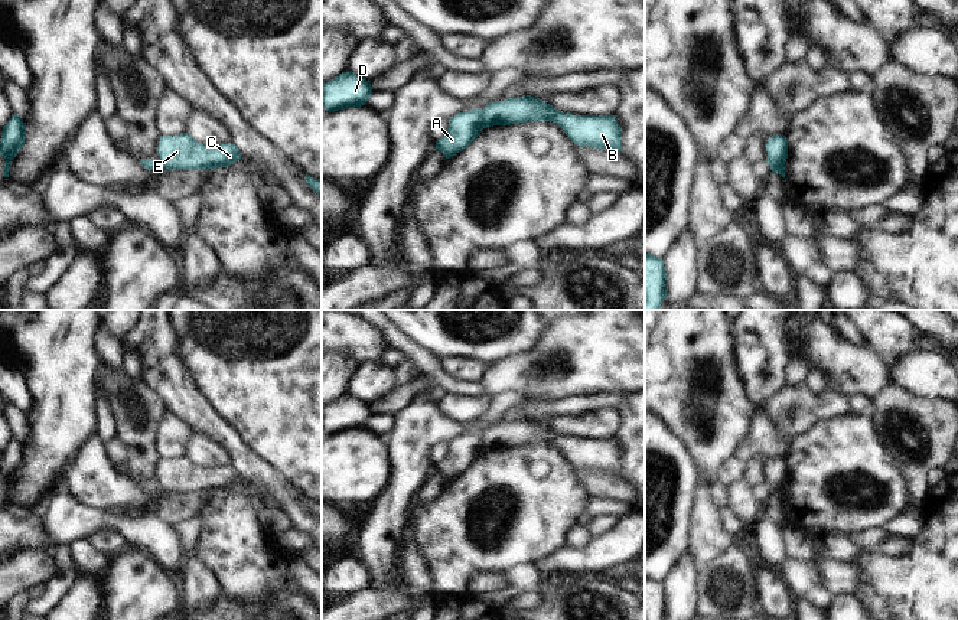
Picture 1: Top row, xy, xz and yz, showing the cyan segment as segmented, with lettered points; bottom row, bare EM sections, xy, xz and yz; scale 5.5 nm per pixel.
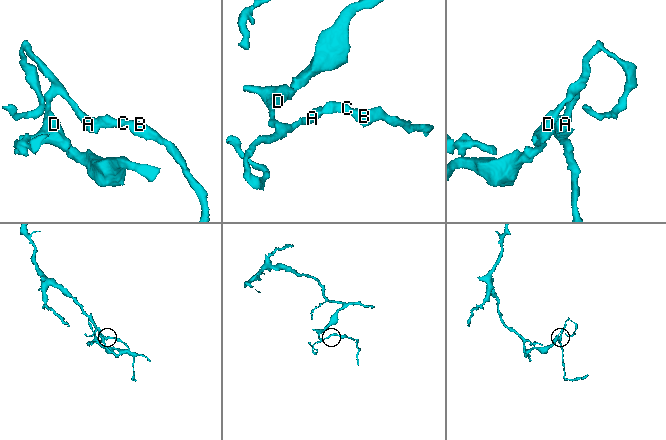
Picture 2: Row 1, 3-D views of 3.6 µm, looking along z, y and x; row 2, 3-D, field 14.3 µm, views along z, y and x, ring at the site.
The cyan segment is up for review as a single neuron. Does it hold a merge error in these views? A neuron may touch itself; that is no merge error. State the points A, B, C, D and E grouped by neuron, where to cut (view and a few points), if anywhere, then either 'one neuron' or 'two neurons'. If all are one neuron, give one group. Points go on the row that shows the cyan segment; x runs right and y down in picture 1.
A D / B C E; cut in xz along (481, 110), (484, 127); two neurons

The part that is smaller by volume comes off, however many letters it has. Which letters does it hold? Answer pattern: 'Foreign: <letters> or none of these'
Foreign: B, C, E

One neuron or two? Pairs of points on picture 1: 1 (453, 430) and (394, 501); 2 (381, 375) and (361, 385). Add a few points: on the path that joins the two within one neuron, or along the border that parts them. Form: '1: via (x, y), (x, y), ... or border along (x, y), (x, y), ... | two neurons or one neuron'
1: via (432, 437), (413, 456), (409, 479) | one neuron
2: via (377, 379), (365, 385) | one neuron

